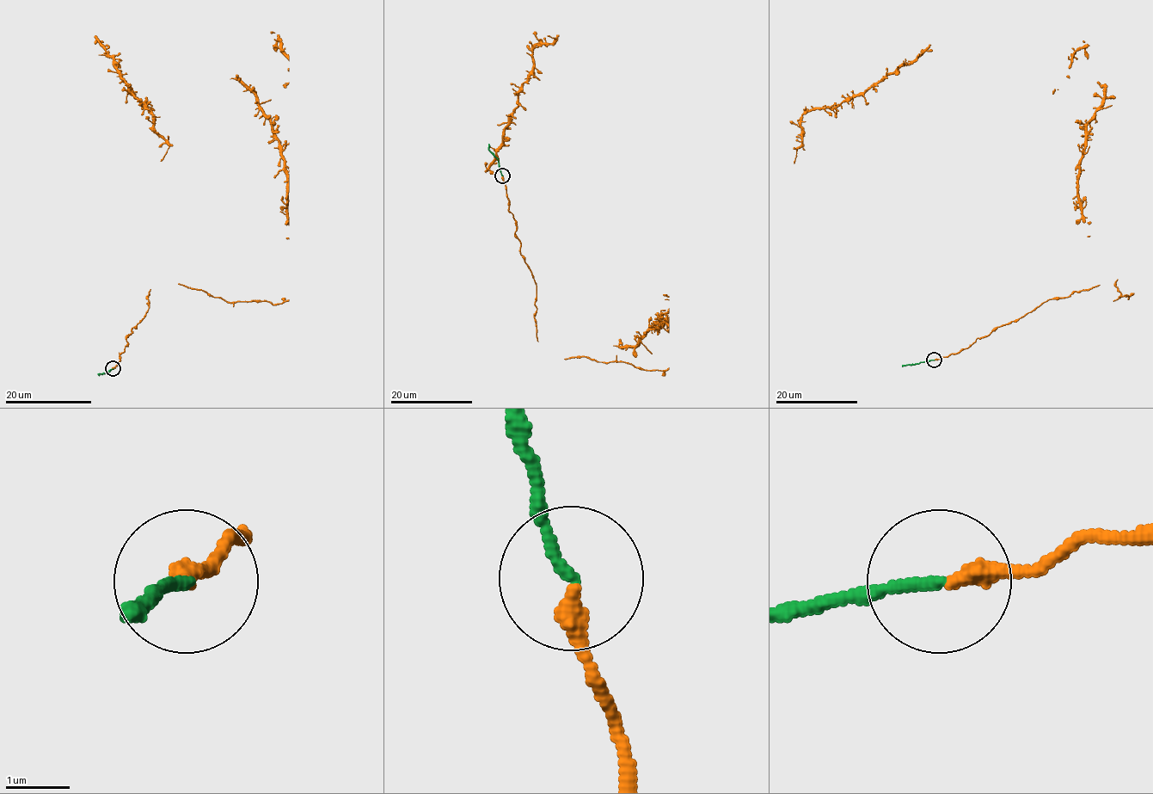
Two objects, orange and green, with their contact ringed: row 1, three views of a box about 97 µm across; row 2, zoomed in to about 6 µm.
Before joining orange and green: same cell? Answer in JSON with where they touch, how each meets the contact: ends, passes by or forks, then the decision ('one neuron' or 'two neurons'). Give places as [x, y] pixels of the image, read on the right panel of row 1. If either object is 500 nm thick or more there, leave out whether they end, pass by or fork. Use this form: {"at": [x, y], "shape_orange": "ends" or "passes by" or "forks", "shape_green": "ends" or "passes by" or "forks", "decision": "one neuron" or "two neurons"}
{"at": [934, 360], "shape_orange": "ends", "shape_green": "ends", "decision": "one neuron"}

